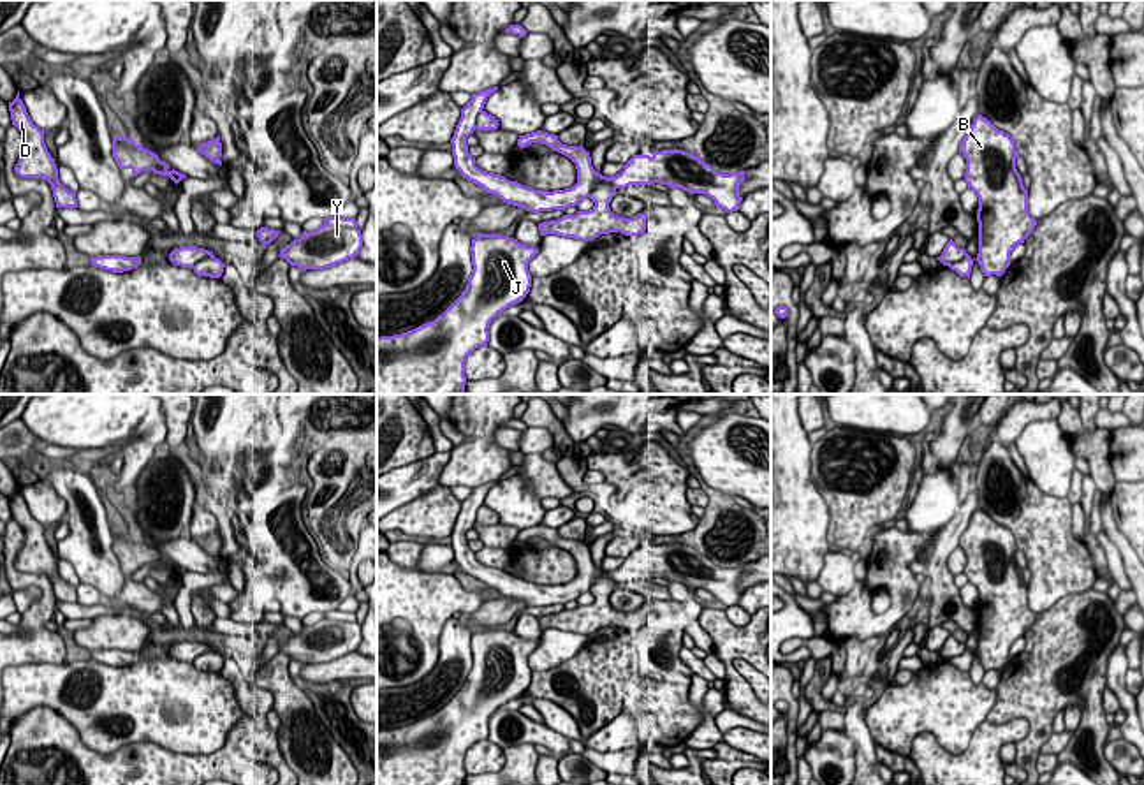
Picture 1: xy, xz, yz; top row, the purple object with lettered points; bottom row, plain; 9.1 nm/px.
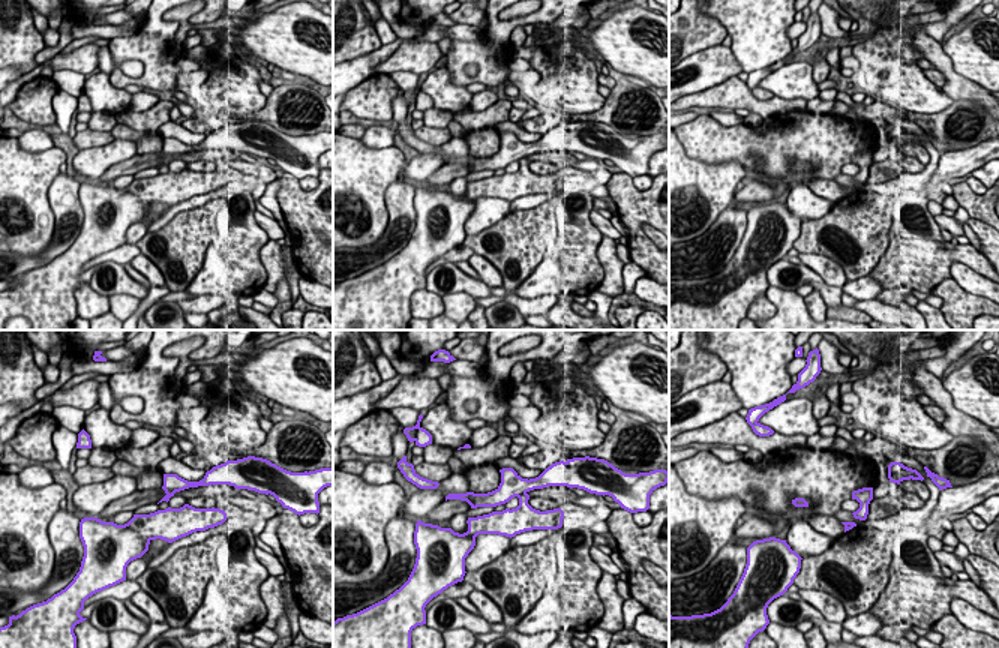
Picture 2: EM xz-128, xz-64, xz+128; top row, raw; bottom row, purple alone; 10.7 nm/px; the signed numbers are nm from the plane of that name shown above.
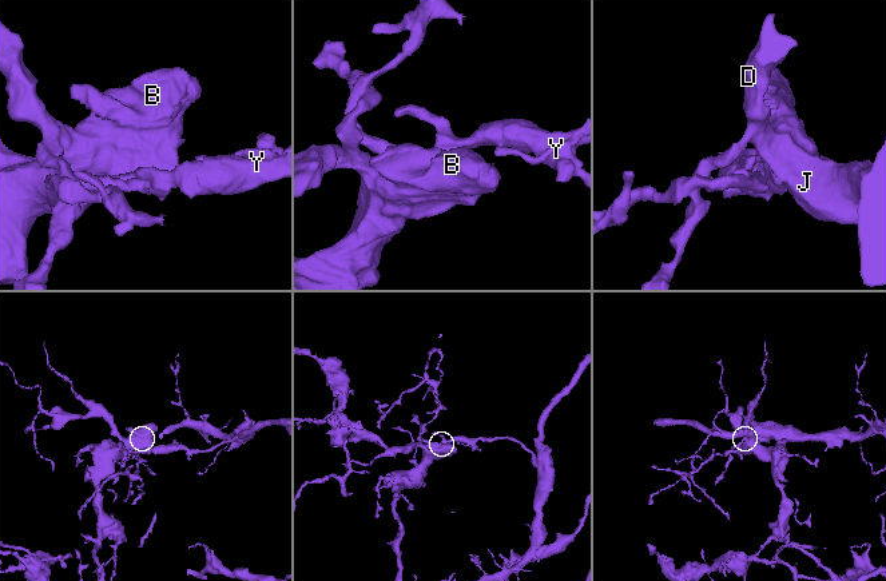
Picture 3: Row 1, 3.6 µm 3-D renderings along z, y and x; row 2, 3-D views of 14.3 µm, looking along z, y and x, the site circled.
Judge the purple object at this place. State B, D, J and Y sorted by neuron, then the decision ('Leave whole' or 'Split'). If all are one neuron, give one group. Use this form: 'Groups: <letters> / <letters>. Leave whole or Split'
Groups: B D J / Y. Split

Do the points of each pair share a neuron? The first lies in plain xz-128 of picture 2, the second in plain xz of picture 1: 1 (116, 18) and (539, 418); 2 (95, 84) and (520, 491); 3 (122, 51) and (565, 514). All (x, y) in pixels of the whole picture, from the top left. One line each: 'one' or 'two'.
1: one
2: one
3: two

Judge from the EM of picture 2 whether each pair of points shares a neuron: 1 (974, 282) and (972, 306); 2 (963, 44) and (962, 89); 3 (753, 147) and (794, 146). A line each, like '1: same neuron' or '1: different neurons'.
1: different neurons
2: different neurons
3: same neuron

